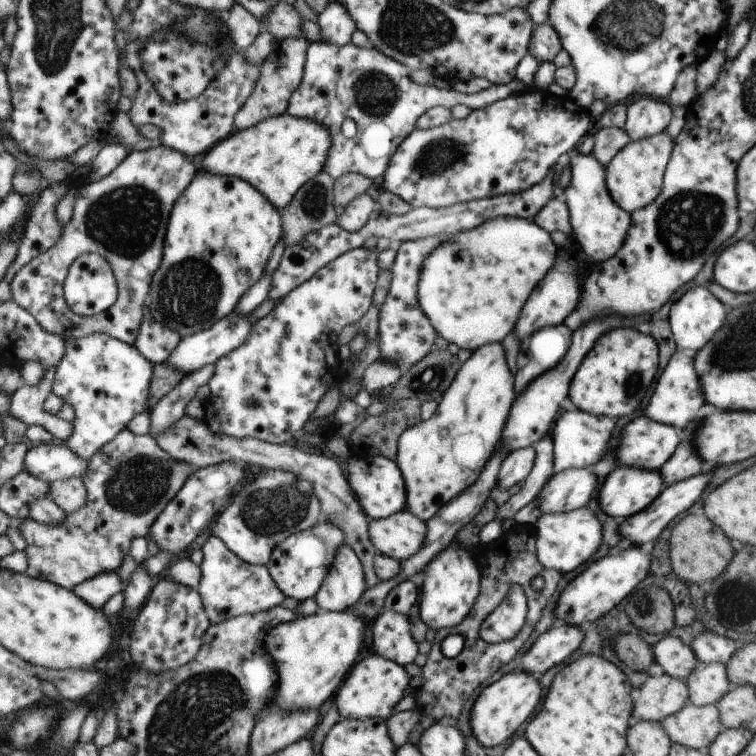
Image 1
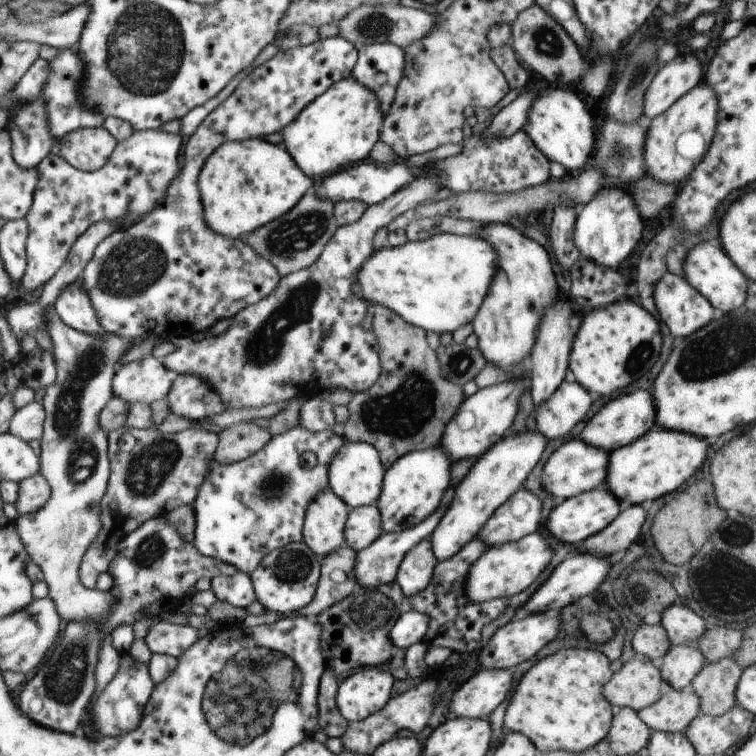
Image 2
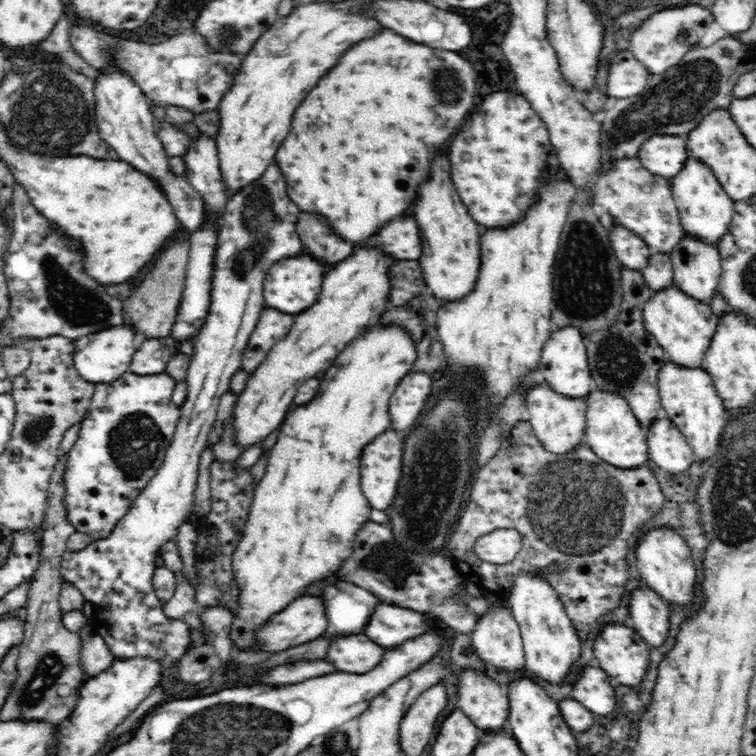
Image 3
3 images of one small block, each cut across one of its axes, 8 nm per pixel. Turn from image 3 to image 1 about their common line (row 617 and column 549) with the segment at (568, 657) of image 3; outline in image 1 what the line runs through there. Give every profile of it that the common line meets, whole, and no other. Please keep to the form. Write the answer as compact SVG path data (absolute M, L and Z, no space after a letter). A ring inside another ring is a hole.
M581 507L561 514L540 514L534 524L536 557L541 566L565 574L585 564L601 544L601 524L589 508Z

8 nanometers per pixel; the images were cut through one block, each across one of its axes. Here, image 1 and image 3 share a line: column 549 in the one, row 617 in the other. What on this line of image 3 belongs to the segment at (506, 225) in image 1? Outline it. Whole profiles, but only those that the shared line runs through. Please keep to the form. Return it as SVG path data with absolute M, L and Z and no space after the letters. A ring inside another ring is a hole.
M379 324L376 327L369 328L365 330L364 333L358 334L358 338L350 342L350 346L346 346L346 350L342 350L342 354L338 354L336 362L326 370L326 380L320 380L320 388L314 395L312 402L295 406L294 412L290 411L285 421L281 424L277 442L268 453L268 464L264 476L255 486L246 526L242 534L242 540L236 545L236 550L234 550L232 557L232 570L234 576L236 576L236 584L240 586L240 592L242 592L242 594L240 594L240 606L242 606L242 608L240 608L238 620L236 620L236 622L232 620L231 639L232 642L236 642L240 648L246 648L246 646L252 642L252 630L254 630L254 628L260 628L262 624L268 621L270 616L280 613L290 602L300 597L300 590L302 590L304 586L328 578L327 576L334 574L334 572L340 568L339 564L350 556L354 536L356 536L355 532L358 532L358 528L368 520L368 512L370 512L368 500L364 498L364 494L362 494L362 490L360 490L360 470L358 470L358 468L360 468L360 454L362 454L362 448L364 448L368 442L372 442L378 434L383 434L386 432L385 430L391 428L388 402L402 378L415 370L417 359L418 351L416 350L416 341L412 339L409 330L404 326L394 326L392 324L390 324L390 326L384 326Z

